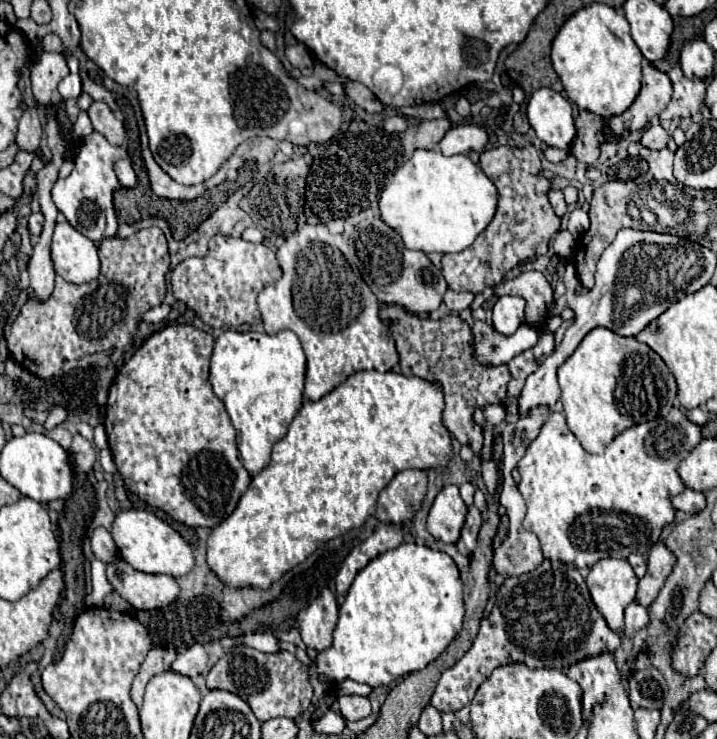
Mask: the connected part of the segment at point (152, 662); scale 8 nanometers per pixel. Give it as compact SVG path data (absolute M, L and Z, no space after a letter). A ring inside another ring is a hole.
M154 645L144 663L140 665L140 671L132 683L132 701L140 707L142 705L142 695L144 695L144 687L148 683L148 679L160 671L166 671L172 661L176 659L176 651L174 649L168 649L168 647L160 647L160 645Z

